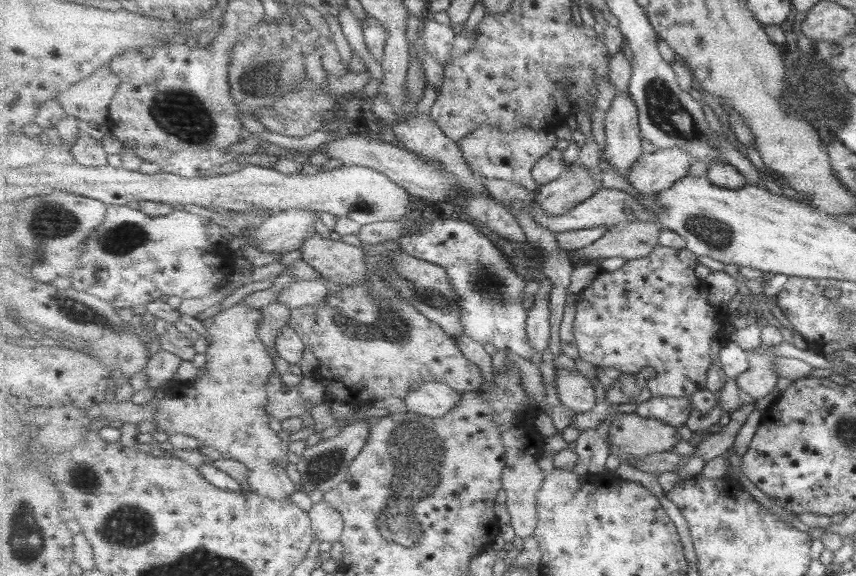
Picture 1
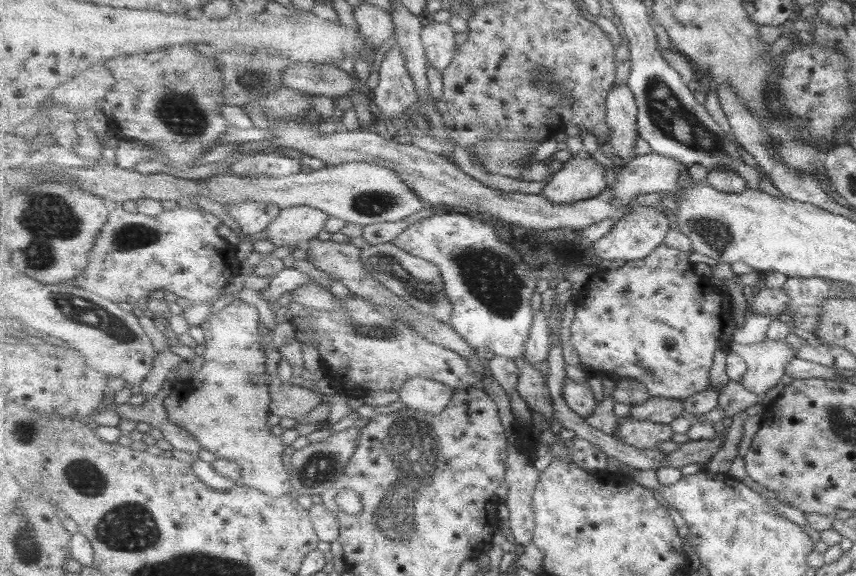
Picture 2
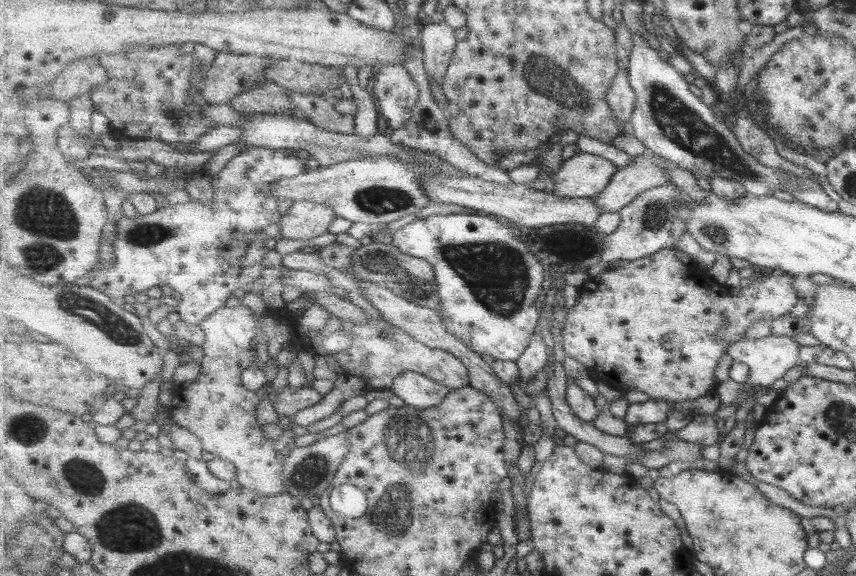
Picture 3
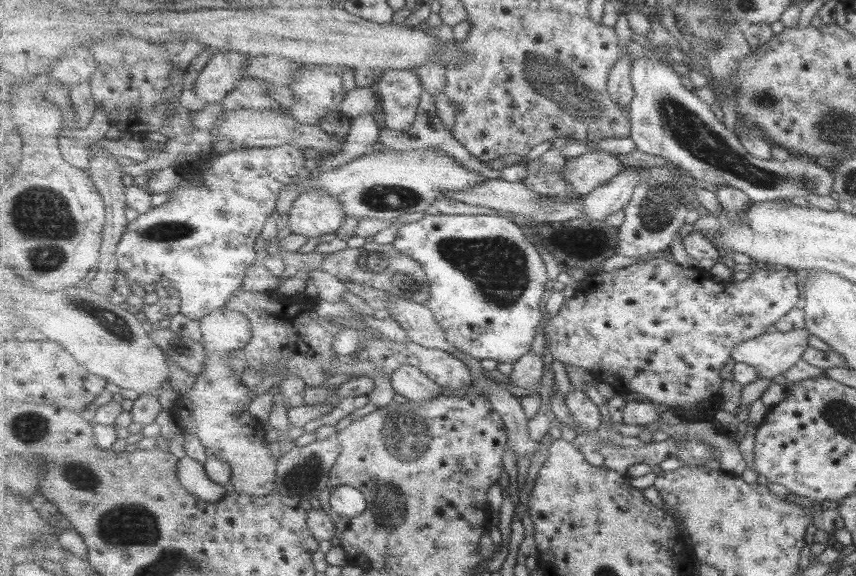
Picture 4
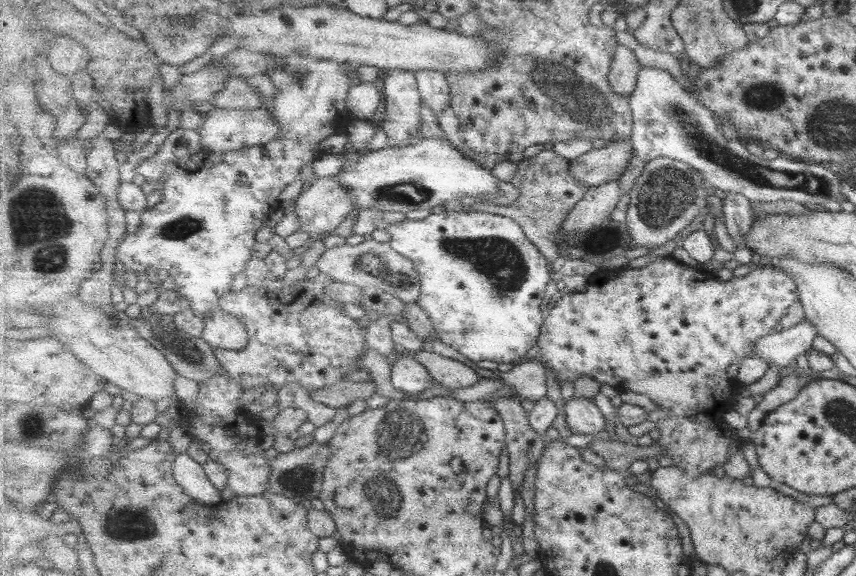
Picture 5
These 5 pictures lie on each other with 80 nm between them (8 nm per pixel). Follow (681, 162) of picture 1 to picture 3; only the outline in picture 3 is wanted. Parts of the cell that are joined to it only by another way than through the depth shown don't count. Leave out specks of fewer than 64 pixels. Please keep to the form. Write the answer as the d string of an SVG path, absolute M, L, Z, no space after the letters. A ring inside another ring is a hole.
M653 152L635 157L628 165L619 167L609 186L593 197L603 213L619 213L642 192L671 182L667 161Z

